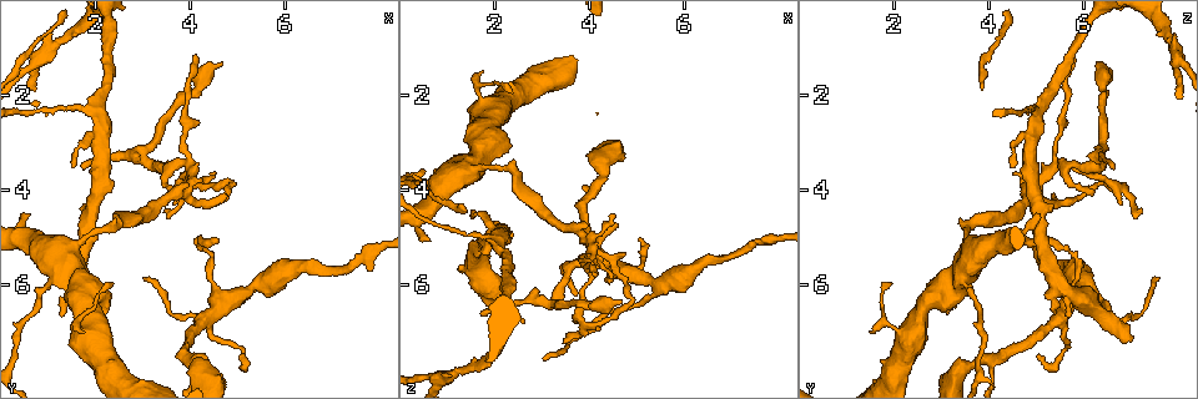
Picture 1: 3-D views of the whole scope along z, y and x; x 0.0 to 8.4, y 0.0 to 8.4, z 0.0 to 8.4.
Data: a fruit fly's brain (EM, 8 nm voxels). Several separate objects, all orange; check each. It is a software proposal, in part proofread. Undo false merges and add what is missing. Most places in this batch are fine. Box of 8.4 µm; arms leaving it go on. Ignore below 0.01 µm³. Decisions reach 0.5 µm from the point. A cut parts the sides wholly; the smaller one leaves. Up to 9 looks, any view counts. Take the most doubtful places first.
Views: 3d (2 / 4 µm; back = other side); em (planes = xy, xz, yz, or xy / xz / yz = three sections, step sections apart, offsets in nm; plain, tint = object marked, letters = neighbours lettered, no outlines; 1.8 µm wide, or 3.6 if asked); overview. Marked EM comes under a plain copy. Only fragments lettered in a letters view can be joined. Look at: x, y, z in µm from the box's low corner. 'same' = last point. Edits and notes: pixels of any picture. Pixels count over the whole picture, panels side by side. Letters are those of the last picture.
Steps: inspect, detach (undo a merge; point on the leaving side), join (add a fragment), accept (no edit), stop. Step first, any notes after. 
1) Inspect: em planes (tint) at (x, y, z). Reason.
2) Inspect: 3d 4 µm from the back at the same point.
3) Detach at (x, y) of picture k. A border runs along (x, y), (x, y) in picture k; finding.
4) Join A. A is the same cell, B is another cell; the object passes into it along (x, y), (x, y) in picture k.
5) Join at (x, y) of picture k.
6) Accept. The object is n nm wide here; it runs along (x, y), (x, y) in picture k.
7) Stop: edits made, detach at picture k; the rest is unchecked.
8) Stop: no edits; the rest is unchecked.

Inspect: 3d 2 µm at (2.05, 2.35, 5.00). Thick turns thin.

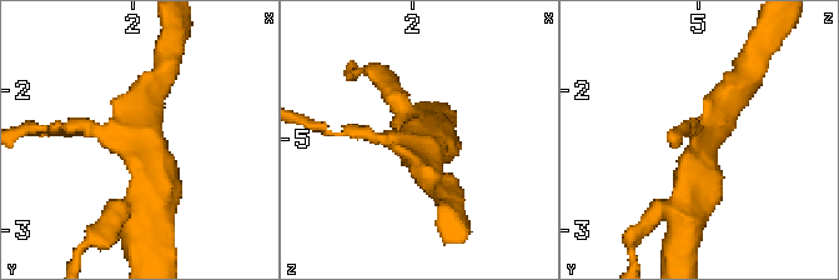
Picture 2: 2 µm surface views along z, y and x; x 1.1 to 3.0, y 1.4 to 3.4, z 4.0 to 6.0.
Inspect: em planes (letters) at (2.08, 2.44, 5.02).

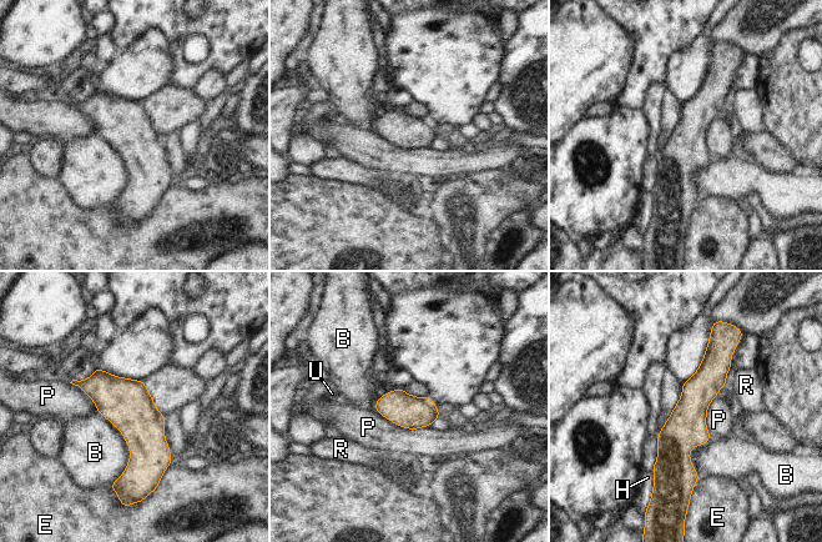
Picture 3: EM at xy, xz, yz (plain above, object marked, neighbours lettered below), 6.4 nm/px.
Accept. B, E, H, P, R and U are other cells; 4 arms meet here; a border runs along (374, 408), (401, 426), (428, 427) in picture 3; continuous, no second neuron.

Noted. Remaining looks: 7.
Inspect: em 3.6 µm planes (tint) at (3.90, 3.40, 5.50). Looks like a crossing.

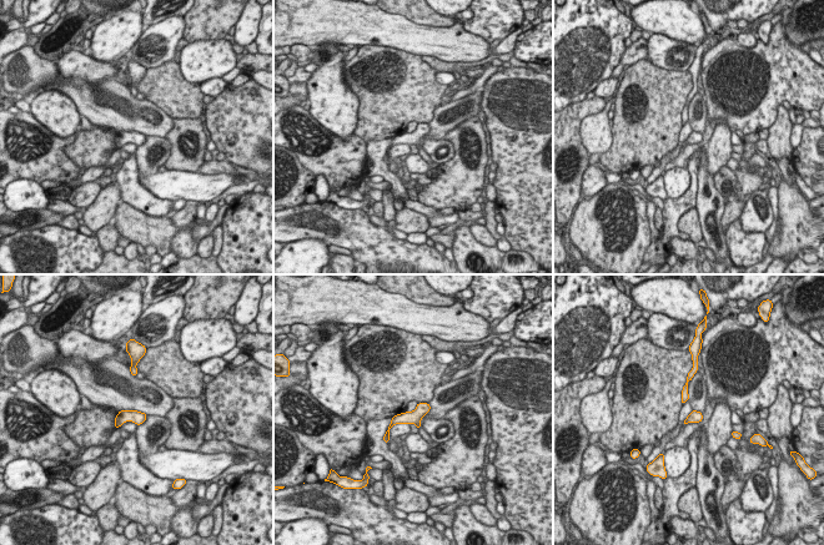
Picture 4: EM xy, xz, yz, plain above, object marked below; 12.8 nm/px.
Inspect: em 3.6 µm planes (letters) at the same point. What lies round it.

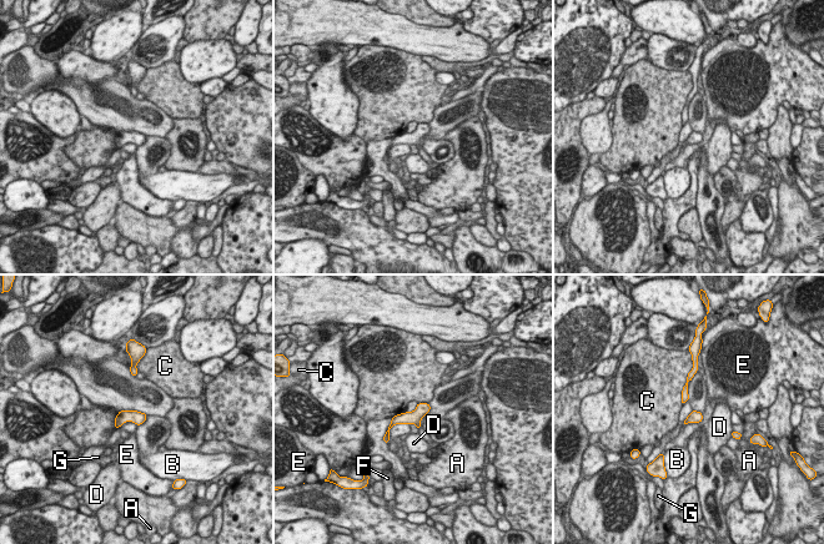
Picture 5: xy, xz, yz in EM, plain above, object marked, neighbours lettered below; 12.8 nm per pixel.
Accept. The object is 160 nm wide here; A, B, C, D, E, F and G are other cells; a border runs along (689, 372), (682, 391), (682, 404) in picture 5; continuous, no second neuron.

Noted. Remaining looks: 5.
Inspect: em xz step 4 (letters) at (4.00, 7.55, 4.10).

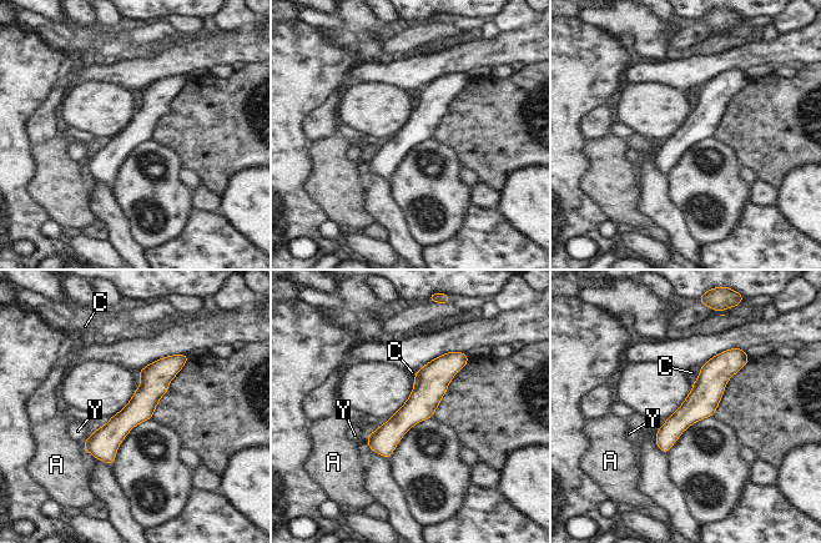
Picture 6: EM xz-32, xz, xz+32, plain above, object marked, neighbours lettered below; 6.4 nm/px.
Accept. The object is 170 nm wide here; A, C and Y are other cells; it runs along (184, 357), (100, 445), (86, 446) in picture 6; one neuron here.

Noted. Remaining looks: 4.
Inspect: em 3.6 µm xz step 16 (tint) at (1.55, 5.15, 3.55). Four or more arms meet.

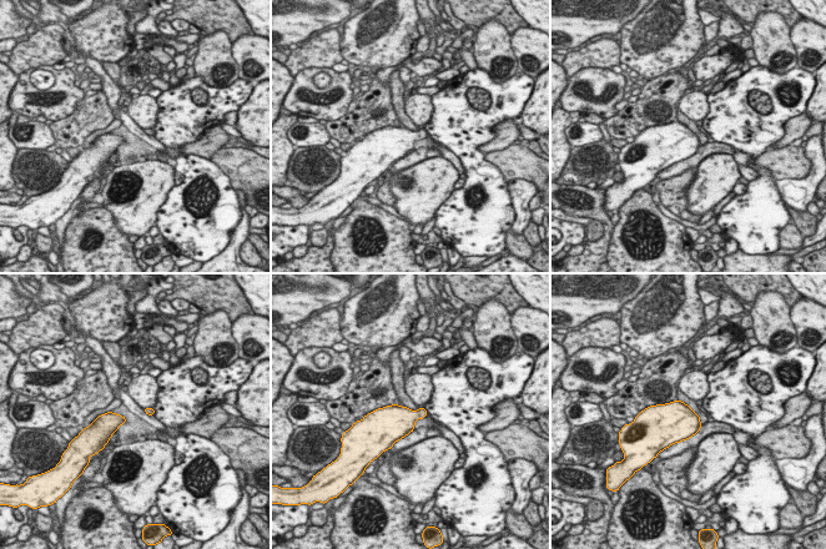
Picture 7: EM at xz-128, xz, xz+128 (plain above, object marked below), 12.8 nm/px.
Inspect: em 3.6 µm planes (tint) at the same point.

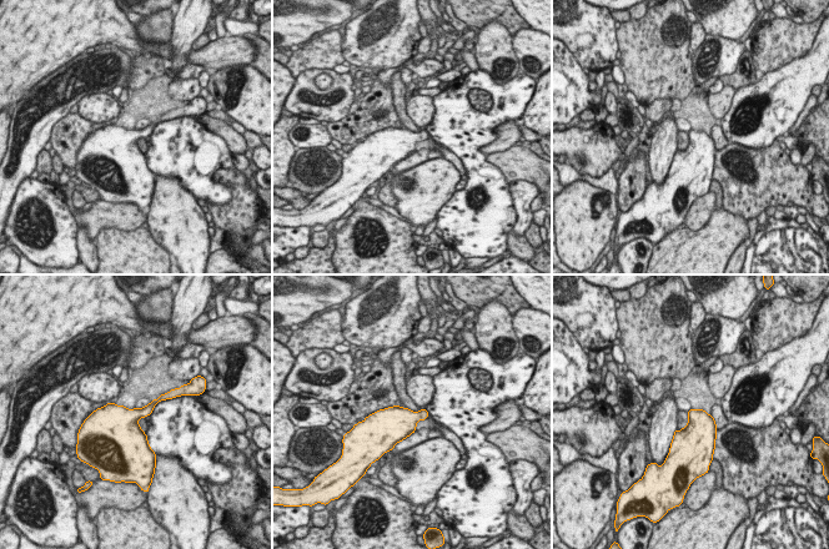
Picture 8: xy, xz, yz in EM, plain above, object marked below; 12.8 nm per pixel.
Inspect: em 3.6 µm planes (letters) at the same point. See the neighbours.

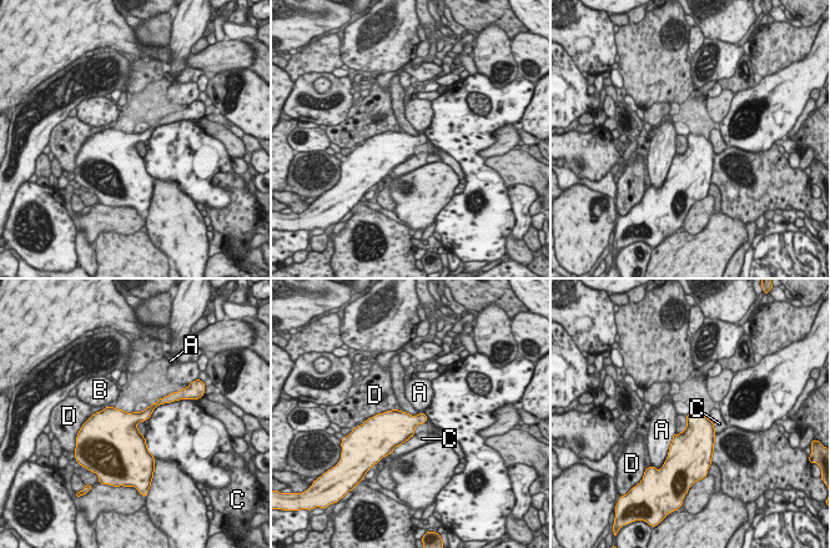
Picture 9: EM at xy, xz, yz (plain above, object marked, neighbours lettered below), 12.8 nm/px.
Accept. A, B, C and D are other cells; a border runs along (675, 432), (667, 455) in picture 9; one neuron here.

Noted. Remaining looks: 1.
Stop: no edits; the rest is unchecked.

